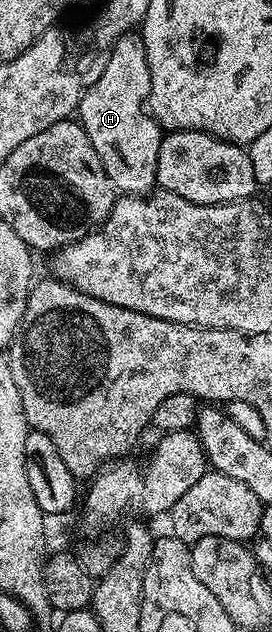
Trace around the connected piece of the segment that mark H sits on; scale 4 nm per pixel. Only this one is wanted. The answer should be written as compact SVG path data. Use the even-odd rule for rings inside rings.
M130 32L116 39L110 47L111 55L103 66L103 71L95 78L95 83L84 89L83 97L77 109L77 121L83 131L89 136L97 156L101 156L103 171L109 176L111 185L116 191L127 196L146 196L156 189L155 173L157 172L157 152L163 143L161 127L151 117L148 106L151 96L151 81L149 80L149 64L147 49L138 33Z

